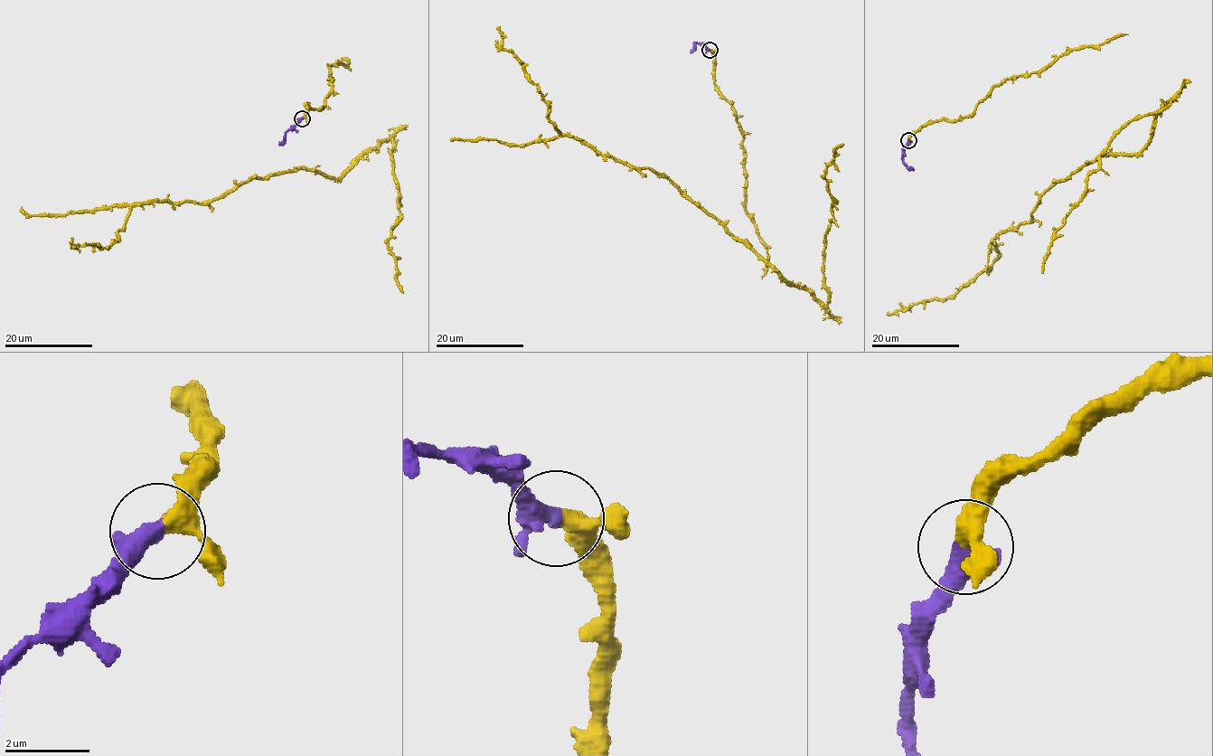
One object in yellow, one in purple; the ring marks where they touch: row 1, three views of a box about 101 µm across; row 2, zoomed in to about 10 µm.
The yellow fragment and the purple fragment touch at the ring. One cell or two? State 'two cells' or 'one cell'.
one cell

